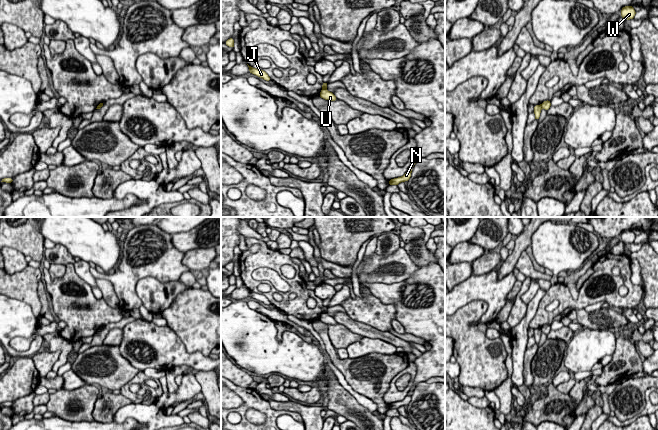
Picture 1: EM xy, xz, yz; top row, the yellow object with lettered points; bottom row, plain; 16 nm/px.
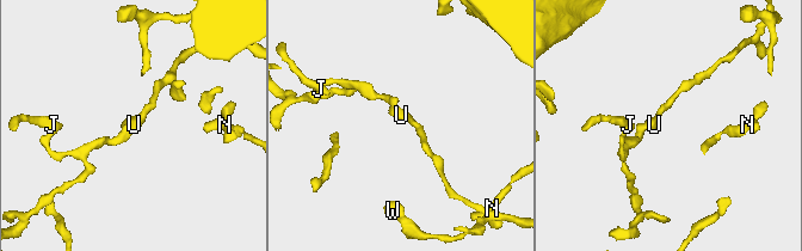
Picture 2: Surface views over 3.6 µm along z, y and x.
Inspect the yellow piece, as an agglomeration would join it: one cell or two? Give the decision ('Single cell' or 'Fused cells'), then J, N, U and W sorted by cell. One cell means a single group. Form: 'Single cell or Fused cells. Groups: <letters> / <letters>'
Fused cells. Groups: J / N U W

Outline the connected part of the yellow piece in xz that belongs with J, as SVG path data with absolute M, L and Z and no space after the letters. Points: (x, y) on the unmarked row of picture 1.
M248 289L248 291L249 291L249 296L250 297L252 297L252 298L260 301L260 302L263 302L266 305L271 304L270 301L268 300L268 298L265 295L253 292L253 291L249 290L249 289Z

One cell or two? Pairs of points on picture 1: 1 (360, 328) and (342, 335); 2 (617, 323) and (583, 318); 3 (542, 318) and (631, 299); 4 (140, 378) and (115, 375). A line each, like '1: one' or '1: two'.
1: two
2: one
3: one
4: two

